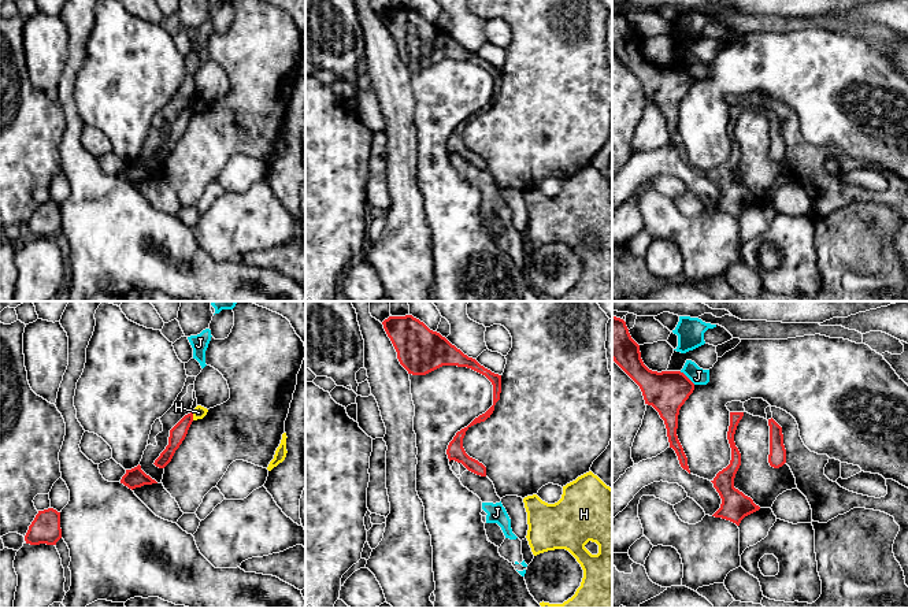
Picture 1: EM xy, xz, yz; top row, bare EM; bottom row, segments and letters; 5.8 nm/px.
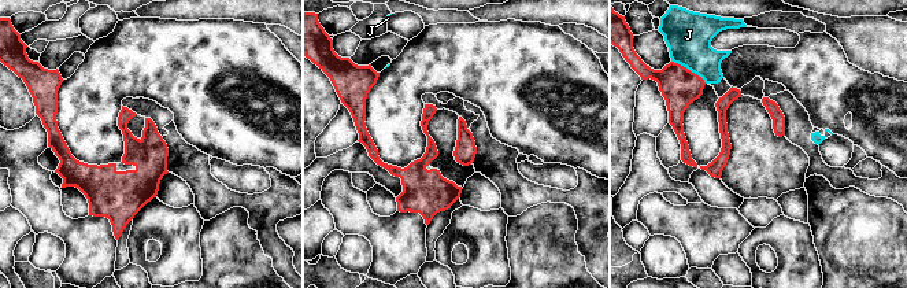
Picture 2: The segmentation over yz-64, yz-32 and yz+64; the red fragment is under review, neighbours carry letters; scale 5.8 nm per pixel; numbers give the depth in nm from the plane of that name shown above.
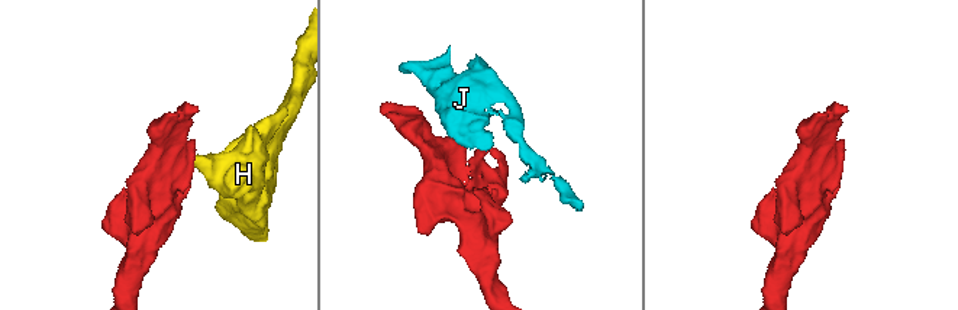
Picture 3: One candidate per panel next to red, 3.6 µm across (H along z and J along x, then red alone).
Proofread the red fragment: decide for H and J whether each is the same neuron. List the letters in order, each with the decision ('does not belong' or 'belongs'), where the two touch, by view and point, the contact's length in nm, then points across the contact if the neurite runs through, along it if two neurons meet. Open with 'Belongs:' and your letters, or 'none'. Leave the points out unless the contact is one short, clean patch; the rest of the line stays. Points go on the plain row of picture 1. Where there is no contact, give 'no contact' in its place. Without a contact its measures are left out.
Belongs: none
H: does not belong | xy (192, 110) | 50 nm | along xy (191, 106), (193, 112)
J: does not belong | yz (686, 70) | 120 nm

